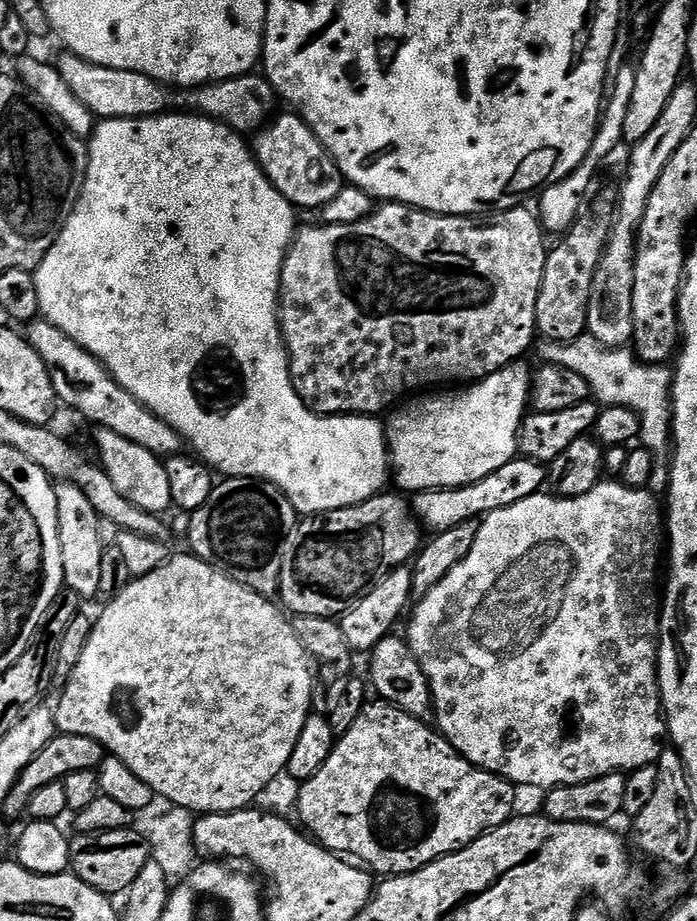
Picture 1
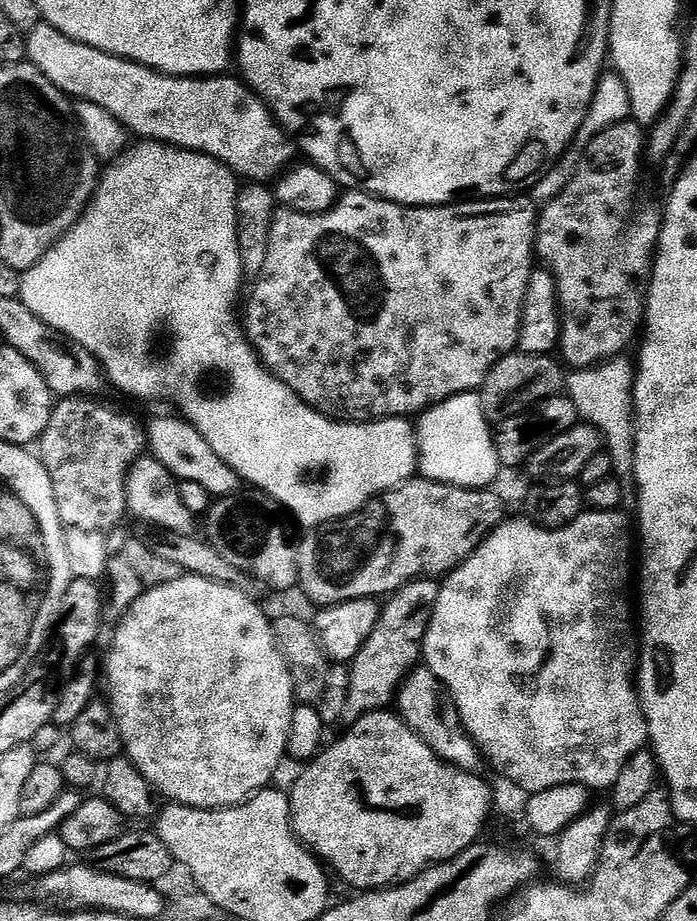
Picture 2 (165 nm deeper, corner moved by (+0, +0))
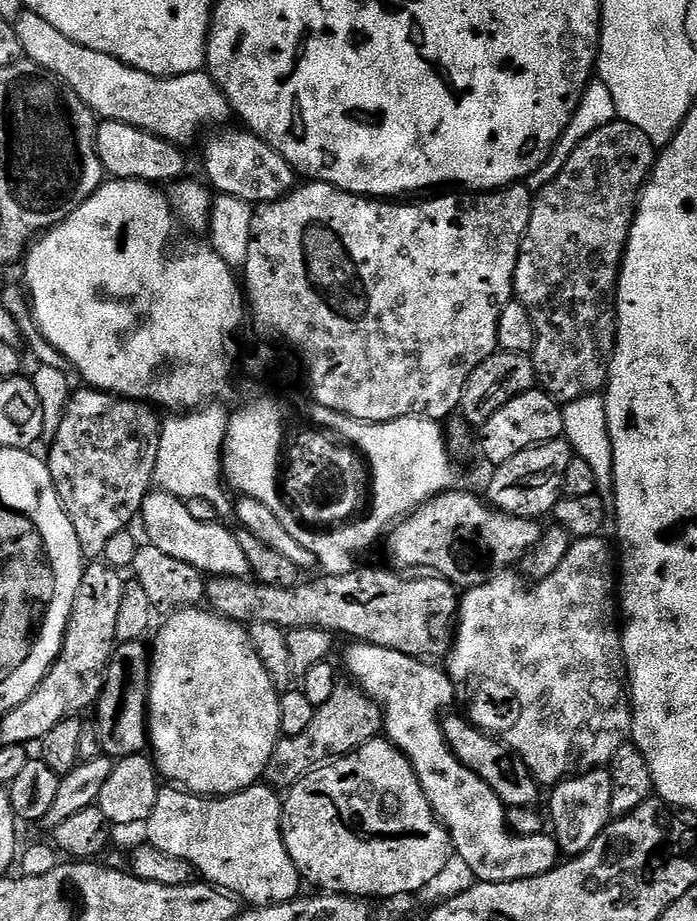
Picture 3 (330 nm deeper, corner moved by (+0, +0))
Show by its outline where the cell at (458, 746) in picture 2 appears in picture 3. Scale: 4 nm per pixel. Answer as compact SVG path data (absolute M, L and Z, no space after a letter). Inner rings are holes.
M445 715L442 720L444 741L448 743L458 762L462 762L462 766L466 766L474 774L478 774L478 778L482 778L482 782L486 782L486 786L490 786L490 790L494 790L494 794L498 794L498 798L509 809L532 808L536 804L534 802L538 785L532 777L532 771L525 766L523 760L517 758L512 749L505 748L499 740L474 727L463 715L452 715Z

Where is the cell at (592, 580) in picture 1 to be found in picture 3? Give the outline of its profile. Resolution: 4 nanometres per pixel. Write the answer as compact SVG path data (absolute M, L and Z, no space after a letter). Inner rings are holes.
M600 536L577 540L566 554L566 558L562 558L562 566L558 566L558 570L554 570L550 578L535 581L528 586L532 588L524 588L523 583L525 584L525 581L515 571L505 570L476 588L467 589L459 597L454 639L446 657L446 671L452 679L452 685L456 688L457 701L461 705L464 703L463 711L470 723L481 732L499 740L505 748L512 749L513 753L532 771L532 777L535 778L537 785L555 786L560 781L578 776L582 772L611 765L614 754L618 754L622 745L629 743L632 734L630 689L626 683L624 653L620 650L621 629L618 627L618 604L614 599L614 593L618 588L618 572L614 567L613 549L611 552L607 542Z

